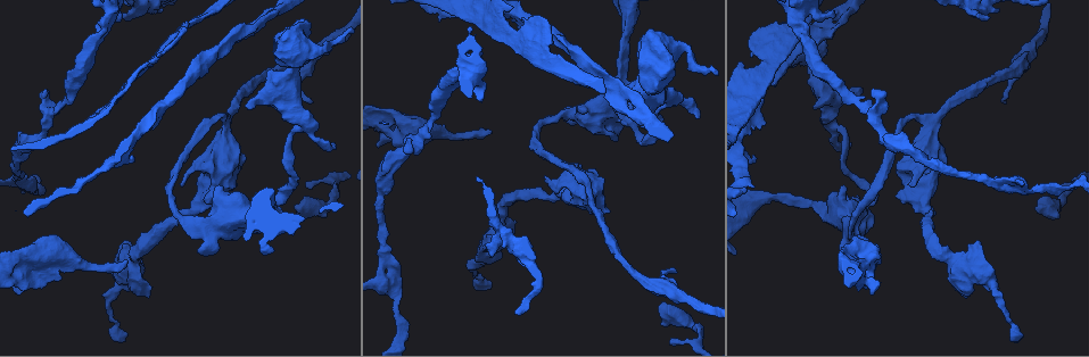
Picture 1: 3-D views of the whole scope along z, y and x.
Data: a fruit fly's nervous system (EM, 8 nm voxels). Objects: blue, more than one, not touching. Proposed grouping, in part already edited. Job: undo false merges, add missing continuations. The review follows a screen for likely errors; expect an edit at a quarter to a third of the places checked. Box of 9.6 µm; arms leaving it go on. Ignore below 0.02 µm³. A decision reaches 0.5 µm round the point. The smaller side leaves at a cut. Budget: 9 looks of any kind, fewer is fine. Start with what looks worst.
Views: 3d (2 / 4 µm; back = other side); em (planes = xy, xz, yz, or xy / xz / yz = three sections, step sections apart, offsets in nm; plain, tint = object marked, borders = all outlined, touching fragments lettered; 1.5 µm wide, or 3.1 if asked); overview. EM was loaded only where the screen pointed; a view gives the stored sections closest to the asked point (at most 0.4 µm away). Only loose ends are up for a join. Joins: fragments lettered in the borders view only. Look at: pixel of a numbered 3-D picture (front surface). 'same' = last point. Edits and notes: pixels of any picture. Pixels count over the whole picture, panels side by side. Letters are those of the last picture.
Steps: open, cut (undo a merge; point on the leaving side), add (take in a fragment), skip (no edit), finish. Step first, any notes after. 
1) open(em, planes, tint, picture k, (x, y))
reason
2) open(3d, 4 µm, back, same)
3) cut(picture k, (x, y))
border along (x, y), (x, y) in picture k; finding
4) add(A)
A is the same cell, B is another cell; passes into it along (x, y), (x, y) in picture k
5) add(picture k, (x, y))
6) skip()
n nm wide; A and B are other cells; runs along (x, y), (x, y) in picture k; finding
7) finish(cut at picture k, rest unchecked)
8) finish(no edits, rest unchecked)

open(3d, 4 µm, back, picture 1, (682, 46))
thick turns thin

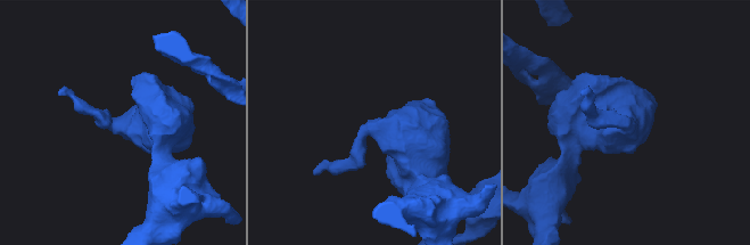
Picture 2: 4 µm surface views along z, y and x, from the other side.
open(em, xz, step 4, borders, picture 2, (372, 126))

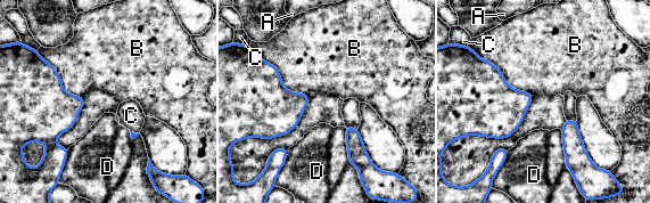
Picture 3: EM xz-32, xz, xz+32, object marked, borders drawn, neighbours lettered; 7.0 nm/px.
skip()
B touches over 600 nm; A, B, C and D are other cells; border along (483, 59), (533, 96), (504, 139) in picture 3; all the same cell

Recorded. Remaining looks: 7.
open(em, xz, step 8, borders, picture 1, (127, 260))
branch stops here

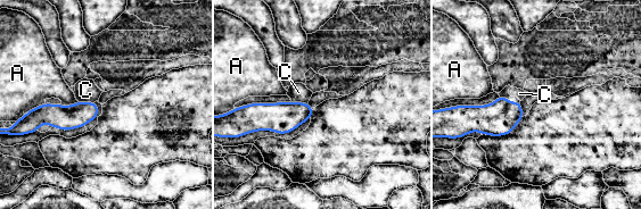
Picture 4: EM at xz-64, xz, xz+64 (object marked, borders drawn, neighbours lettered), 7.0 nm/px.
open(em, yz, step 4, borders, same)
cut it another way

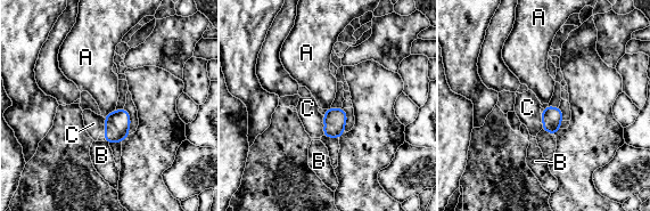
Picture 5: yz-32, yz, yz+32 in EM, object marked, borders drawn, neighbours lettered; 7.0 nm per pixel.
add(C)
C is the same cell, A and B are other cells; the cell continues

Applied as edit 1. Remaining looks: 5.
open(3d, 2 µm, picture 1, (128, 18))
branch stops here

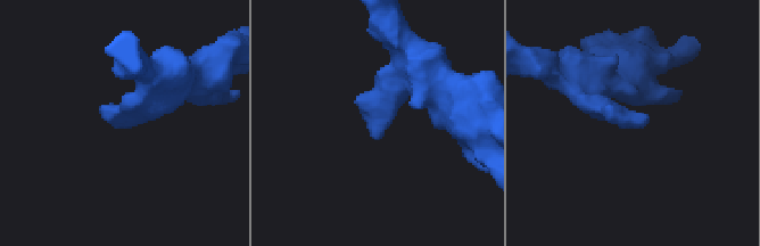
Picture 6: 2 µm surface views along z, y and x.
open(em, xy, step 8, tint, picture 6, (123, 117))
now the EM

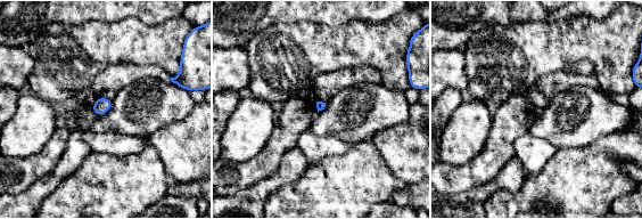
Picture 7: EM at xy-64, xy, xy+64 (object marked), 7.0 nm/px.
open(em, planes, borders, same)

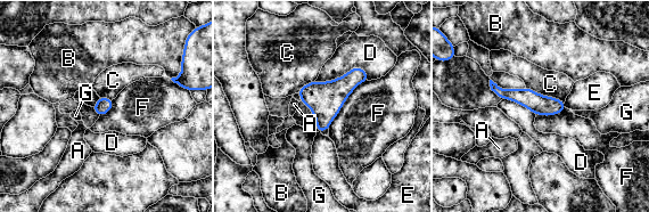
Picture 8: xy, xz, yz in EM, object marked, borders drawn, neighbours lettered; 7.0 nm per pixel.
skip()
110 nm wide; A, B, C, D, E, F and G are other cells; runs along (493, 86), (540, 105), (561, 106) in picture 8; none of them fits

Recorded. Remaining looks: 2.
open(em, planes, borders, picture 1, (133, 157))
branch stops here

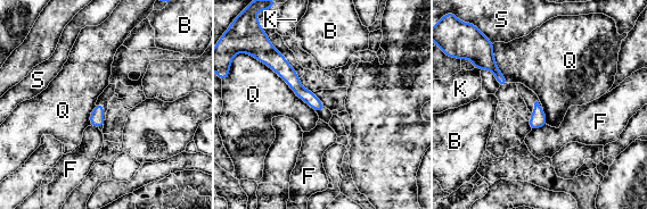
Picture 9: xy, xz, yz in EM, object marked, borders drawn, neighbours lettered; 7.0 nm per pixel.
skip()
B, F, K, Q and S are other cells; runs along (271, 64), (276, 64), (320, 107) in picture 9; none of them fits

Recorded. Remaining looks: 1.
finish(add at picture 5, rest unchecked)

